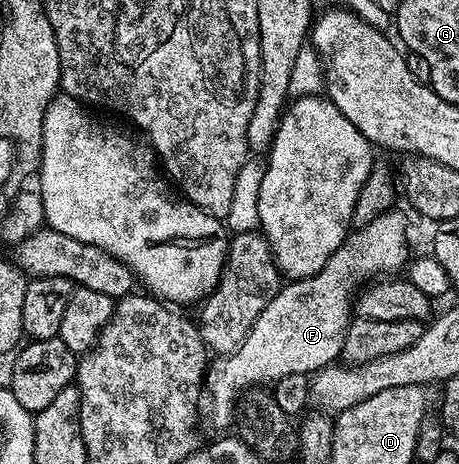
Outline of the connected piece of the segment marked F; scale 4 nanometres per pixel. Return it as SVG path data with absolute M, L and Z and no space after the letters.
M397 211L384 213L374 219L364 229L357 229L347 236L329 261L317 274L310 278L289 280L266 303L266 311L258 315L258 319L250 327L246 339L232 353L220 355L209 364L206 374L206 405L214 424L224 431L234 421L238 402L253 387L264 387L266 383L275 383L278 378L286 375L315 375L326 366L333 364L344 352L344 334L354 317L354 298L365 283L379 278L381 275L392 275L408 261L408 221Z

